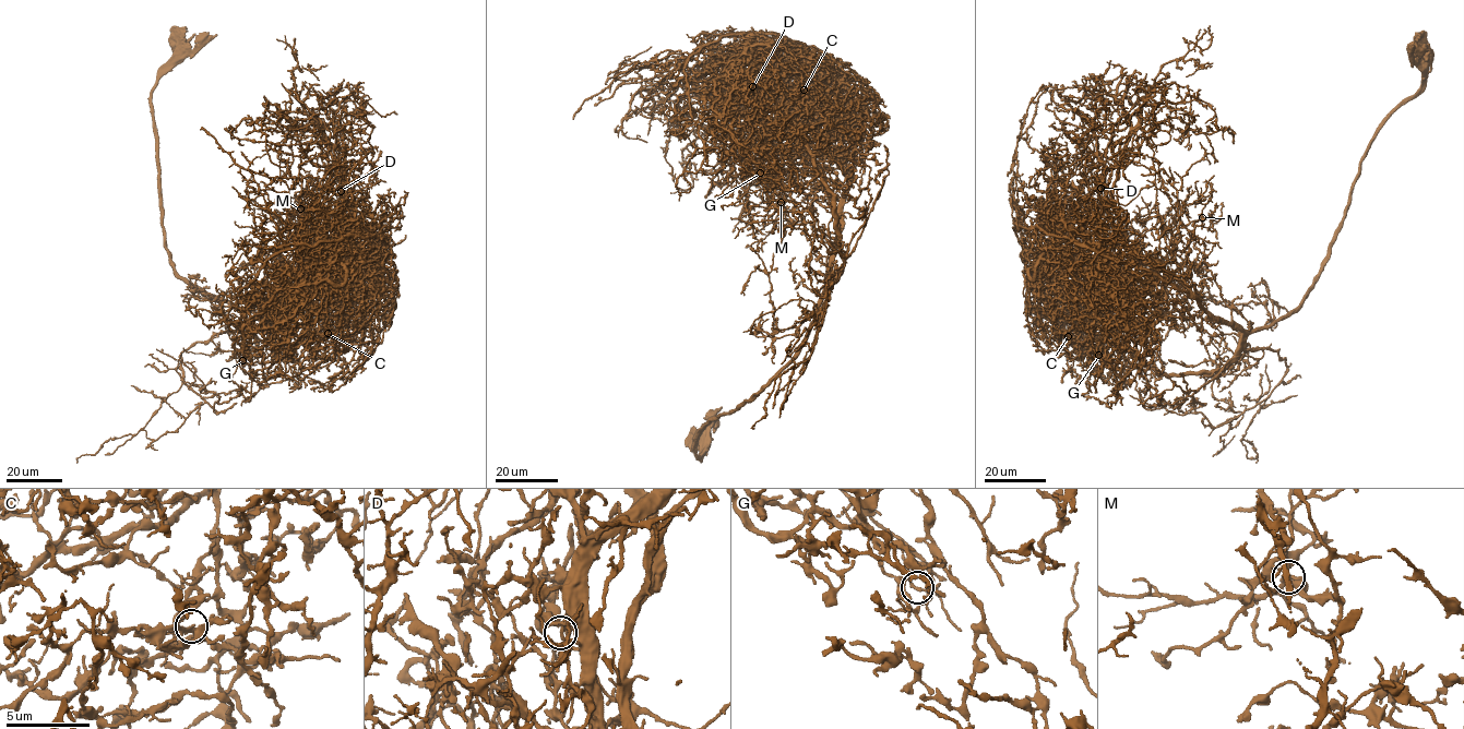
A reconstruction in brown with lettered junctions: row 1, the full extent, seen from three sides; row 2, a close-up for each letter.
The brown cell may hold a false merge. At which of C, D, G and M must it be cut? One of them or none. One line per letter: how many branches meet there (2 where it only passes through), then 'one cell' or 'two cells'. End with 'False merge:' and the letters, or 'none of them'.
C: 4 branches meet; one cell
D: 4 branches meet; one cell
G: 4 branches meet; two cells
M: 4 branches meet; one cell
False merge: G

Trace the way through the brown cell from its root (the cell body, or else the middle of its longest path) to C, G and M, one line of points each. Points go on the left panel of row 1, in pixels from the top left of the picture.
C: (282, 303), (266, 312), (274, 350), (281, 358), (292, 362), (312, 319), (309, 336), (320, 339), (328, 333)
G: (282, 303), (266, 312), (266, 326), (275, 353), (297, 356), (288, 354), (285, 373), (258, 383), (242, 360)
M: (282, 303), (306, 296), (312, 287), (304, 241), (309, 213), (300, 210)

